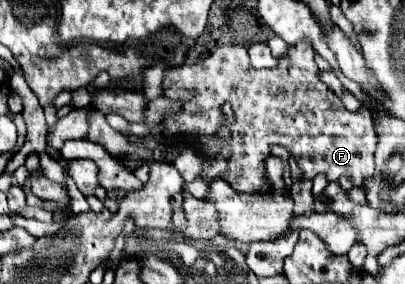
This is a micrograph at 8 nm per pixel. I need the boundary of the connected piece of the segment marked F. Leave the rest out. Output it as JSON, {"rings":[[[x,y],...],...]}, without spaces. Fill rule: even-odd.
{"rings":[[[296,42],[290,46],[288,54],[278,58],[278,66],[272,70],[256,70],[250,66],[248,54],[244,46],[222,46],[208,60],[194,66],[168,66],[162,80],[162,92],[170,100],[180,100],[182,110],[176,116],[164,120],[167,134],[174,137],[196,136],[198,142],[193,143],[193,151],[202,158],[204,168],[198,174],[206,182],[214,178],[224,178],[234,186],[234,190],[242,190],[244,194],[266,194],[270,190],[270,182],[266,182],[266,158],[270,156],[272,146],[284,146],[294,162],[300,168],[300,176],[304,180],[312,180],[316,174],[326,174],[330,182],[338,182],[344,190],[352,190],[354,186],[362,186],[366,178],[374,174],[374,124],[368,108],[360,108],[358,112],[348,112],[340,106],[338,98],[326,84],[319,79],[319,69],[314,60],[316,50],[312,42]],[[230,102],[234,110],[234,124],[228,126],[230,142],[224,148],[210,150],[206,142],[218,134],[224,126],[222,104]]]}

